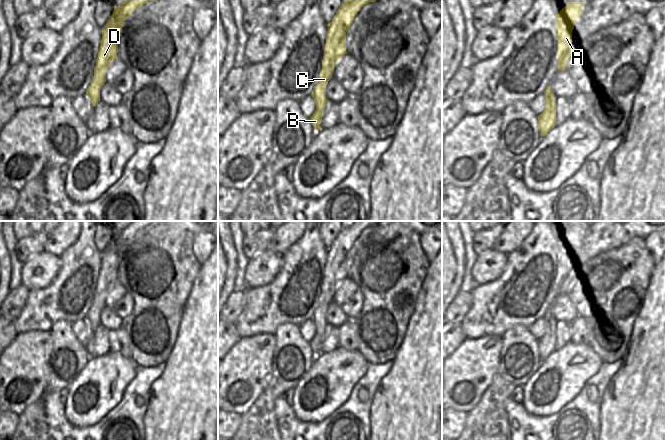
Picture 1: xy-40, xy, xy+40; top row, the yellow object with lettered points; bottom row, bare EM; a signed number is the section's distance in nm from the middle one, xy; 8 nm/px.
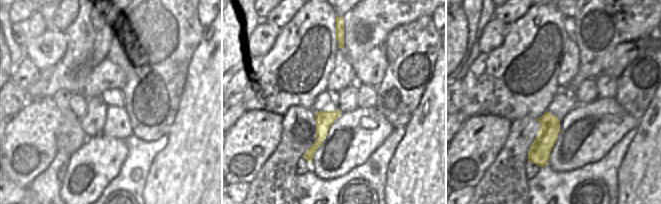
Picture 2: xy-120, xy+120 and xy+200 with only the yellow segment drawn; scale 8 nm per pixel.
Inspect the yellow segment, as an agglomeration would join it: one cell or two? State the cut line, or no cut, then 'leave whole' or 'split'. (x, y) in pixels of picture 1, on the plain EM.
no cut; leave whole

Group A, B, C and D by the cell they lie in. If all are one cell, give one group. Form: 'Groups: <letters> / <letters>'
Groups: A B C D

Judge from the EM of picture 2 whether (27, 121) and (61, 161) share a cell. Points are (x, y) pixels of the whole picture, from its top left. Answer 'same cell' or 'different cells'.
different cells

